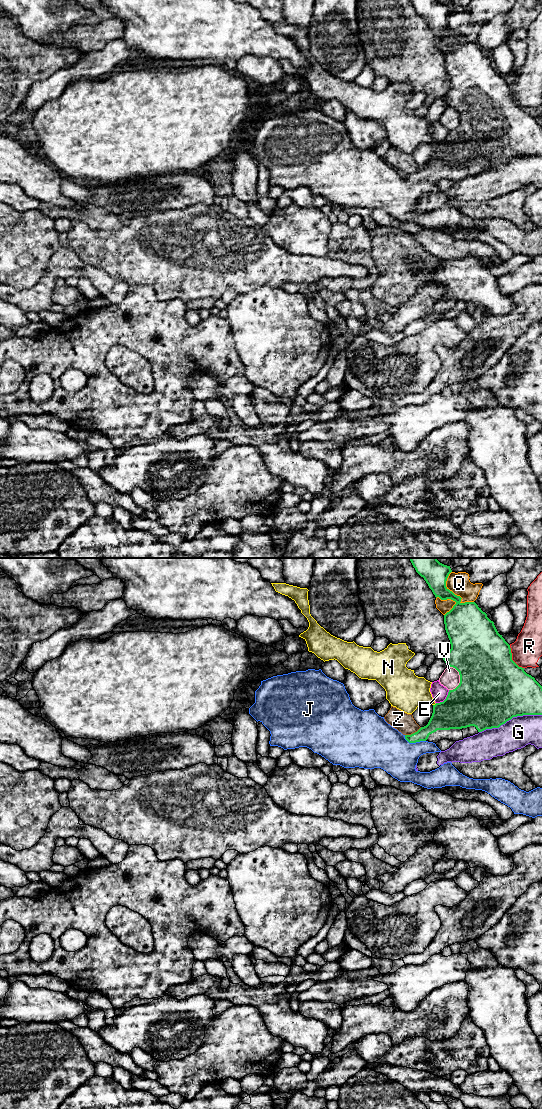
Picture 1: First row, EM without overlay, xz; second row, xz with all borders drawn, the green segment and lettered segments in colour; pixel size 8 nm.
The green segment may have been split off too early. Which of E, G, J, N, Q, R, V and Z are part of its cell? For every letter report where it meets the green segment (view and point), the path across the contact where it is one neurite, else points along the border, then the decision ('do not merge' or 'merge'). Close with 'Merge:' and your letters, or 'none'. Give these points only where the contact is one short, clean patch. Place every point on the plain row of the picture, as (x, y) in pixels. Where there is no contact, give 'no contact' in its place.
E: contact xz (445, 139); do not merge
G: contact xz (510, 159); do not merge
J: contact xz (414, 182); do not merge
N: contact xz (435, 144); do not merge
Q: contact xz (453, 33); do not merge
R: contact xz (511, 98); do not merge
V: contact xz (460, 116); do not merge
Z: contact xz (413, 173); border xz (421, 167), (405, 175); do not merge
Merge: none

